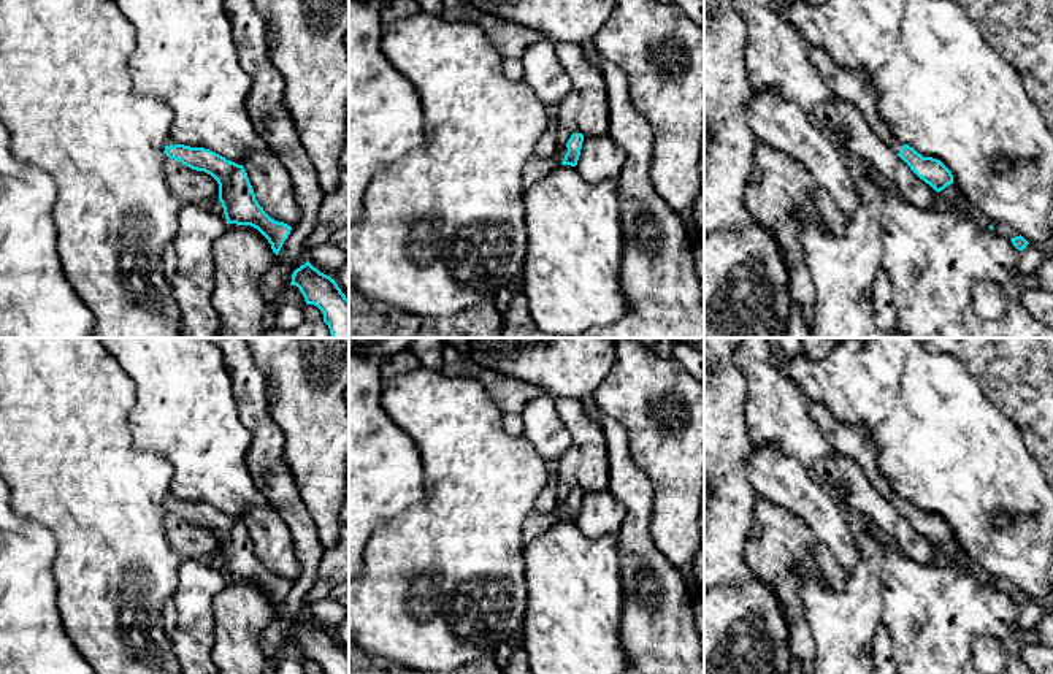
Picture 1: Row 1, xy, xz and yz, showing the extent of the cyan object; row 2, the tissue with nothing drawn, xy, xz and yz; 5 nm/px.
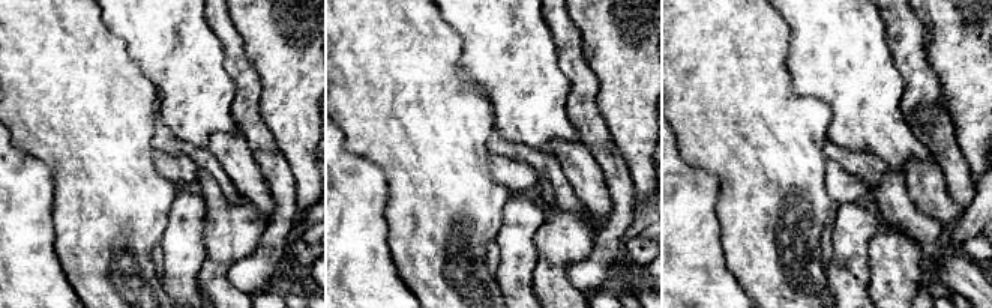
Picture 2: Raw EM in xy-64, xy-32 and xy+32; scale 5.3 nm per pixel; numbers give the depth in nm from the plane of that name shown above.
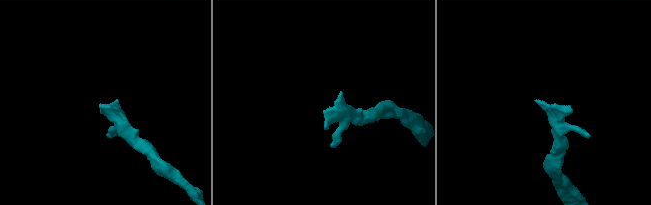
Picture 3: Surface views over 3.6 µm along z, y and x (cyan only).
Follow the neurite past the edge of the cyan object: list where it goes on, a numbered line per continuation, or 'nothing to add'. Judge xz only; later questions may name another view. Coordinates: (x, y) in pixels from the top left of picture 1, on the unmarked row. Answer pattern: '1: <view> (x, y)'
1: xz (536, 524)

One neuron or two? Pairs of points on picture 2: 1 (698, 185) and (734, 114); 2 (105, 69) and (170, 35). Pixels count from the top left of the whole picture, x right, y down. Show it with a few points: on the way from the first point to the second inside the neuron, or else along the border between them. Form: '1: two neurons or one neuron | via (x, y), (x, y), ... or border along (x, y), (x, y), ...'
1: two neurons | border along (677, 150), (688, 163), (716, 178), (718, 205)
2: two neurons | border along (110, 27), (123, 41), (128, 54), (152, 84)

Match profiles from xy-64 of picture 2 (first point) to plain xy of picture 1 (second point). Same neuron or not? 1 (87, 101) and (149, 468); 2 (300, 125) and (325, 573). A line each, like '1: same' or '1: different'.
1: same
2: different

